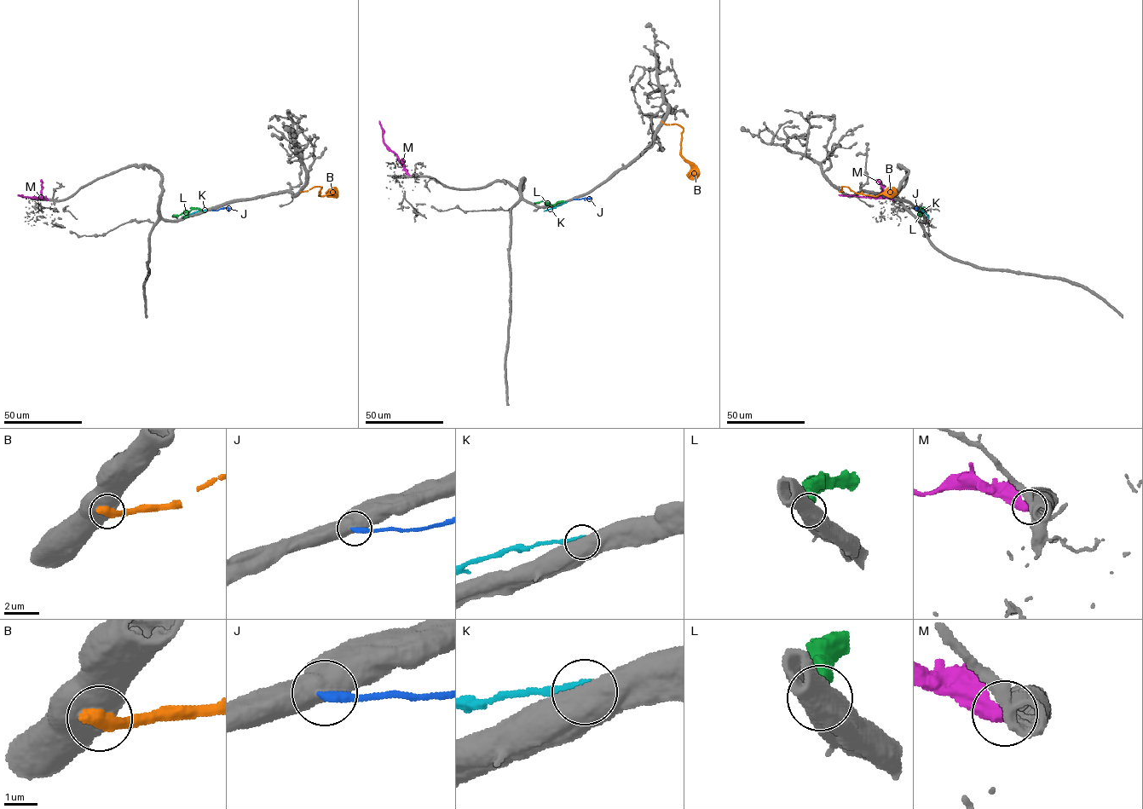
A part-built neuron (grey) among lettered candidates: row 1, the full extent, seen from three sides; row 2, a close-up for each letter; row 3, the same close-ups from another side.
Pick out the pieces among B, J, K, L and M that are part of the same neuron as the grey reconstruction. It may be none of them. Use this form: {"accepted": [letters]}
{"accepted": []}

